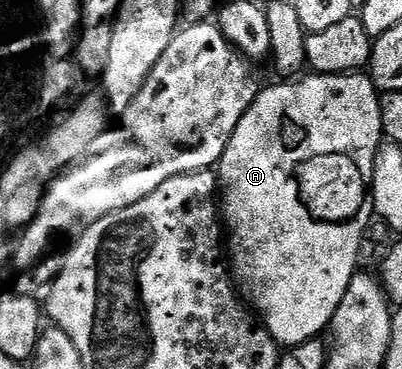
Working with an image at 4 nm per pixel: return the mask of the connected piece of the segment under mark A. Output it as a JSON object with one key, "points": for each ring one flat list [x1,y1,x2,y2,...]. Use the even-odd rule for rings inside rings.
{"points":[[362,72,321,73,310,76,279,83,283,85,271,85,268,89,260,88,255,94,255,101,245,111,241,123,237,123,217,166,217,181,221,186,221,213,229,230,229,265,233,270,234,284,280,347,316,340,320,336,319,332,322,329,324,332,330,326,333,315,341,303,341,295,345,295,352,275,357,272,358,265,355,264,359,261,359,248,363,245,363,236,371,225,371,217,373,221,376,216,375,161,379,158,379,146,385,137,381,93,376,89,370,76]]}

